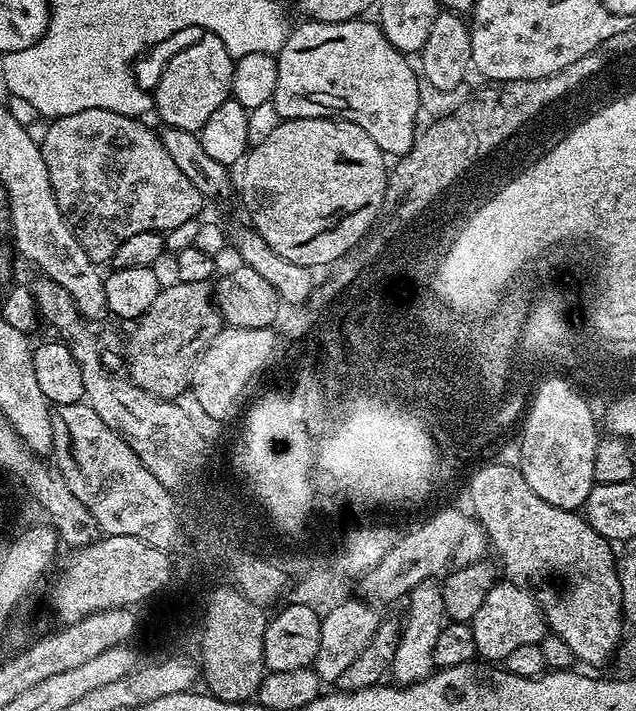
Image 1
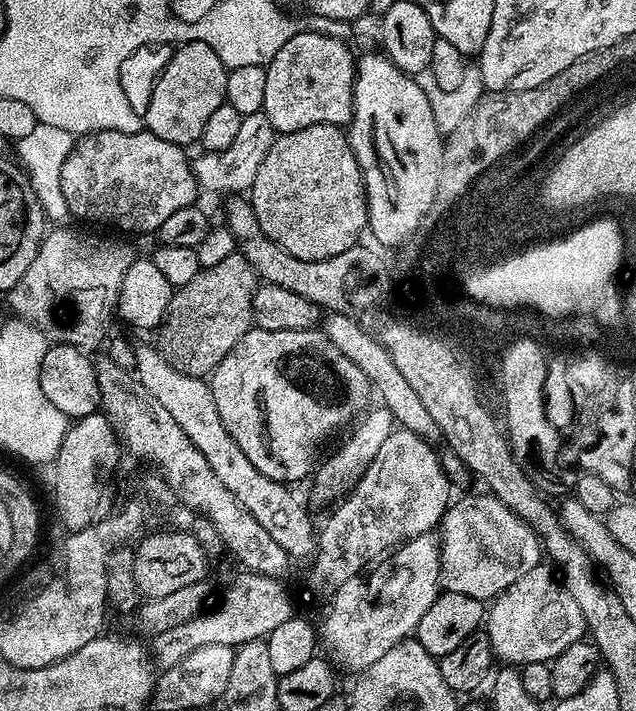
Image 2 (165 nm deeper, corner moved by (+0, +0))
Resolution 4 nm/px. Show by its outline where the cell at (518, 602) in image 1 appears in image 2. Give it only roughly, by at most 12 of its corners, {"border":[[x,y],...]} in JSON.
{"border":[[542,562],[491,601],[508,666],[554,661],[585,639],[582,606]]}

